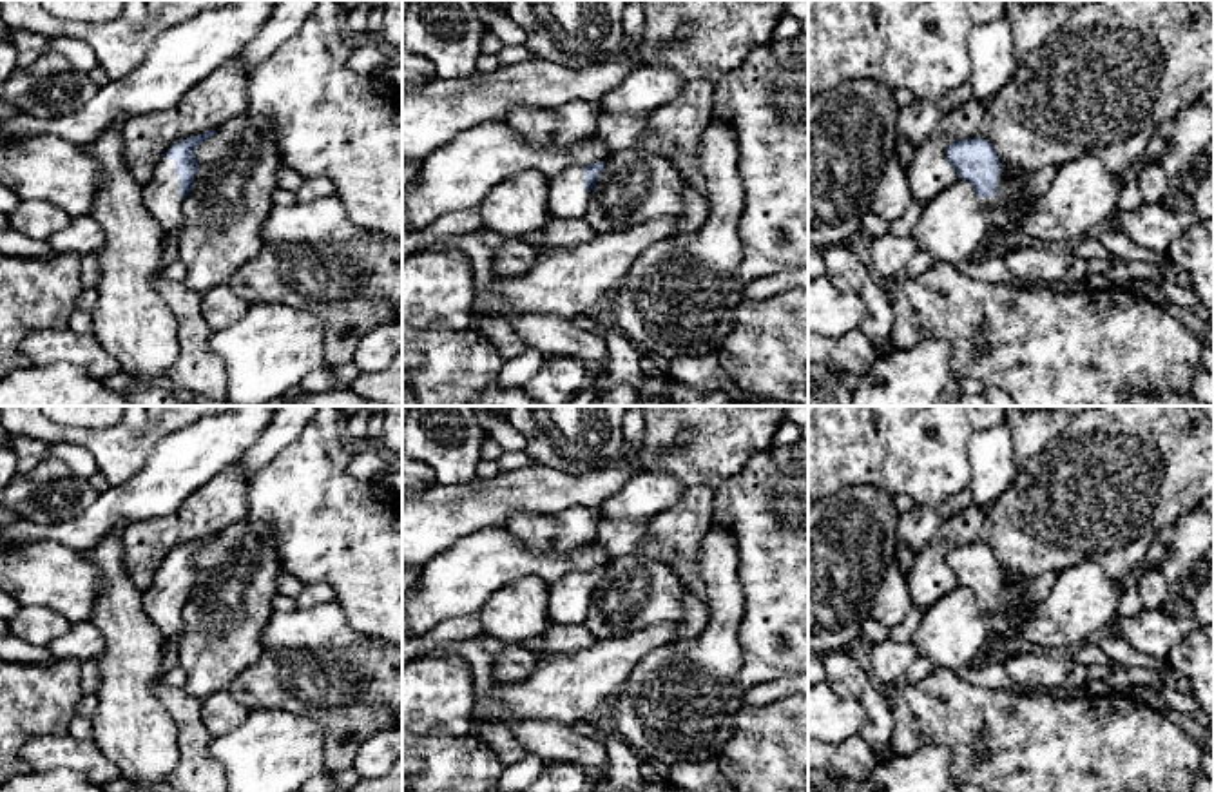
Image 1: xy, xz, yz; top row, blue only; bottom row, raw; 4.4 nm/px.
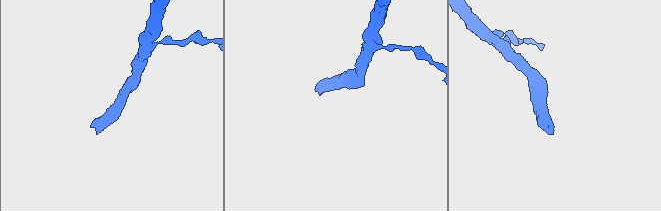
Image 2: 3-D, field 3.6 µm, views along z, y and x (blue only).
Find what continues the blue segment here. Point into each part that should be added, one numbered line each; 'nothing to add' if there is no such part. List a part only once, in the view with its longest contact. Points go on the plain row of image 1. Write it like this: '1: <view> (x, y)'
1: xy (162, 604)

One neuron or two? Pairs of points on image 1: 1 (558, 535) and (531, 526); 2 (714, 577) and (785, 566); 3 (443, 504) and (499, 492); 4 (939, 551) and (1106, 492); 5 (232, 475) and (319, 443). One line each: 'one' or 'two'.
1: one
2: two
3: one
4: one
5: two

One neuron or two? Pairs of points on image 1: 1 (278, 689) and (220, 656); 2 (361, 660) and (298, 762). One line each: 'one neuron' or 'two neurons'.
1: two neurons
2: two neurons

